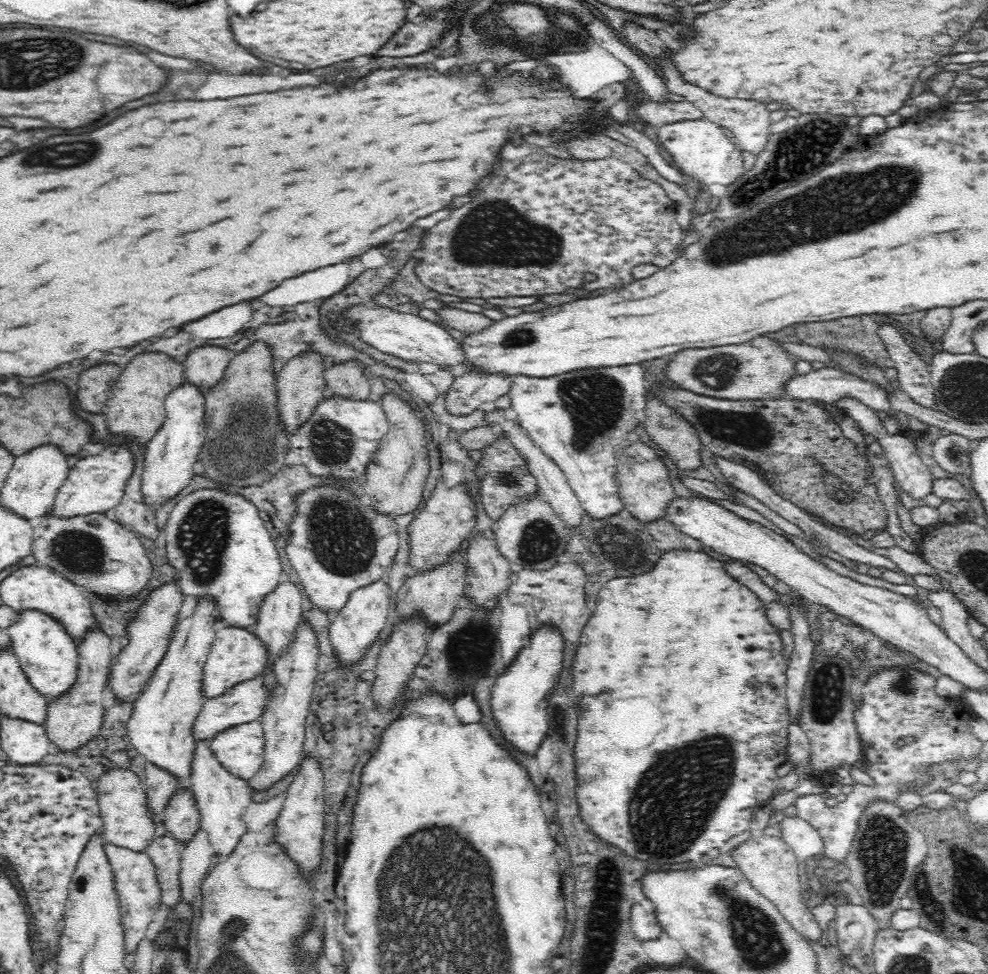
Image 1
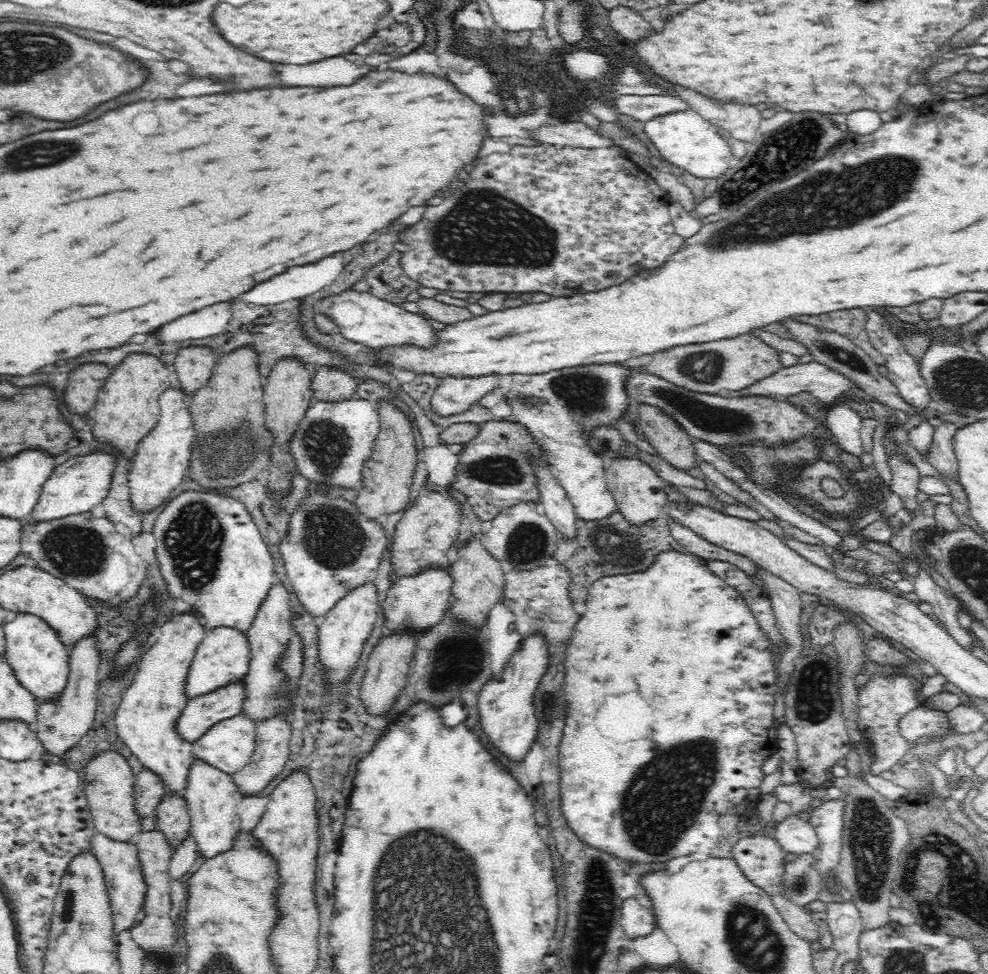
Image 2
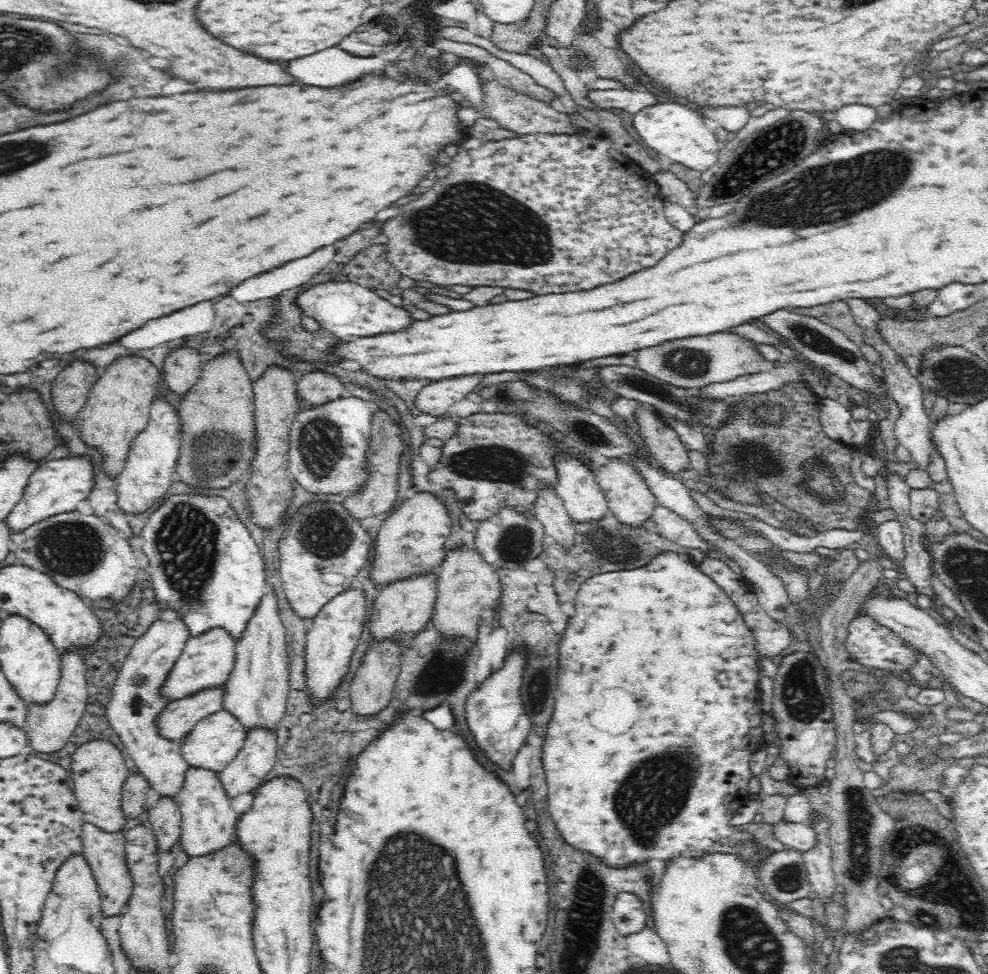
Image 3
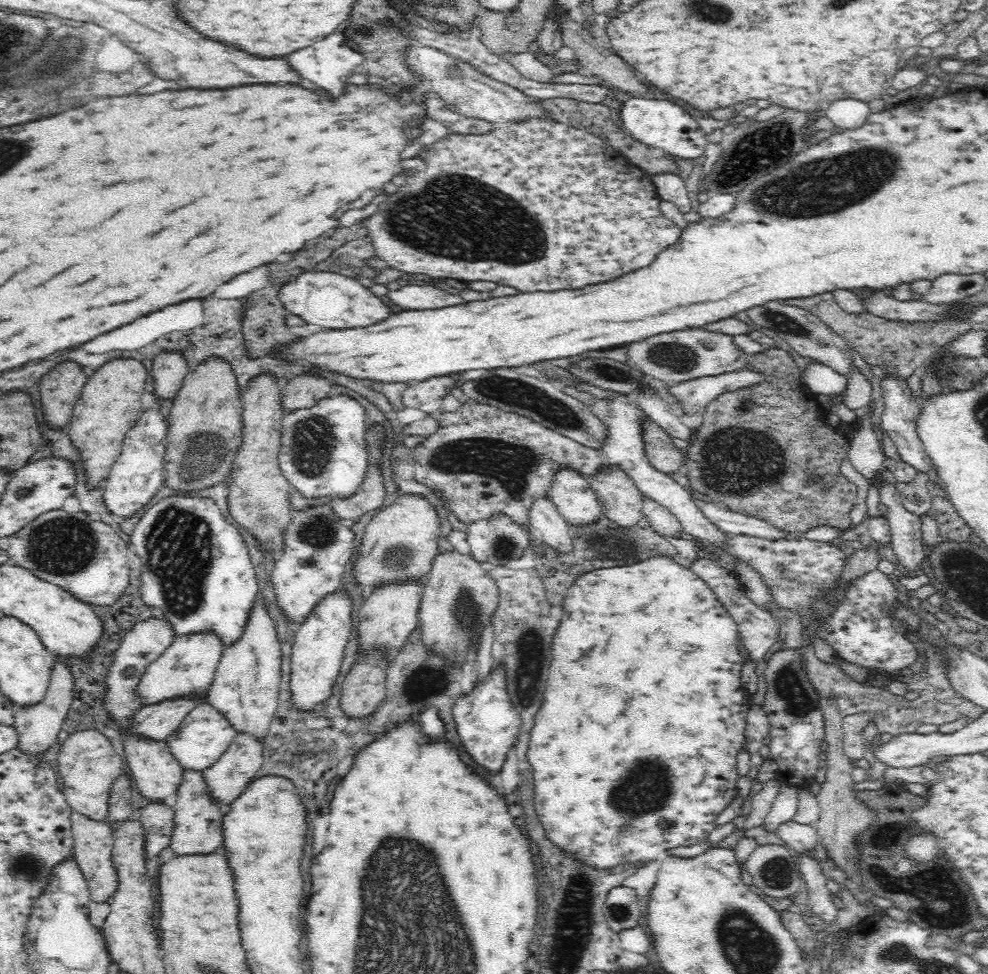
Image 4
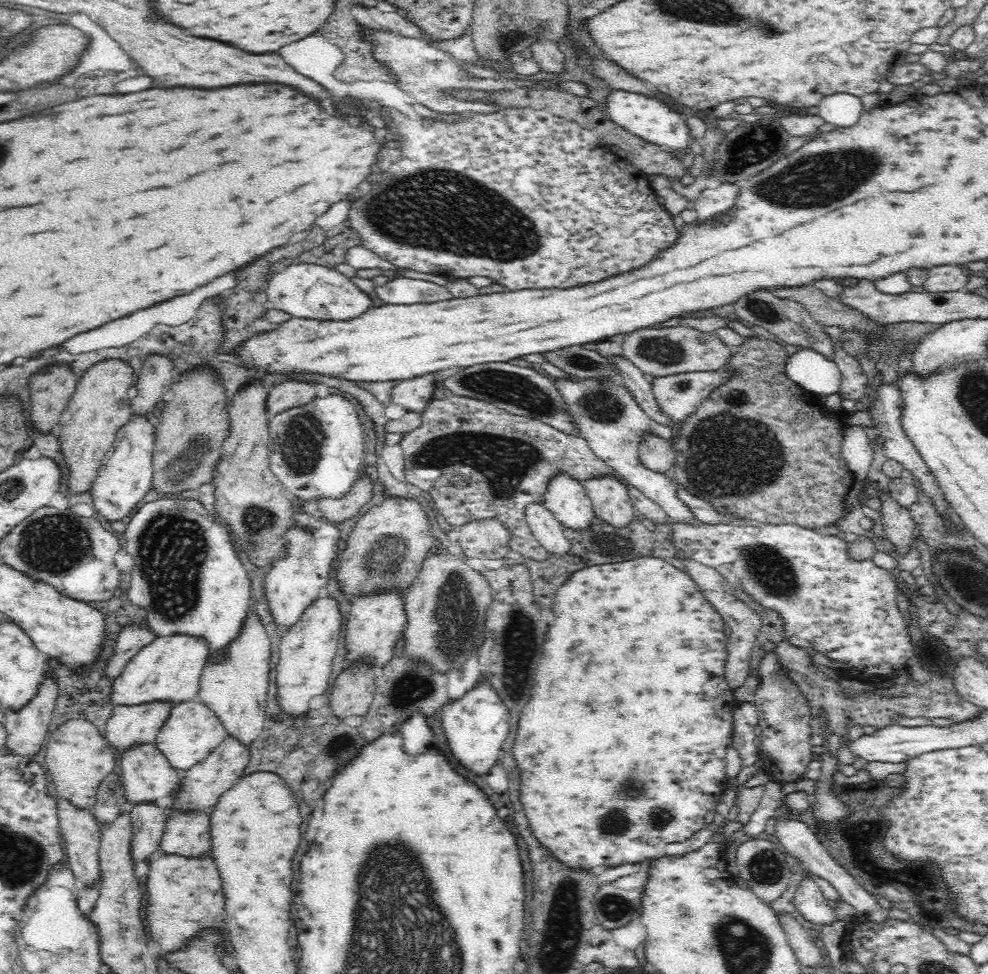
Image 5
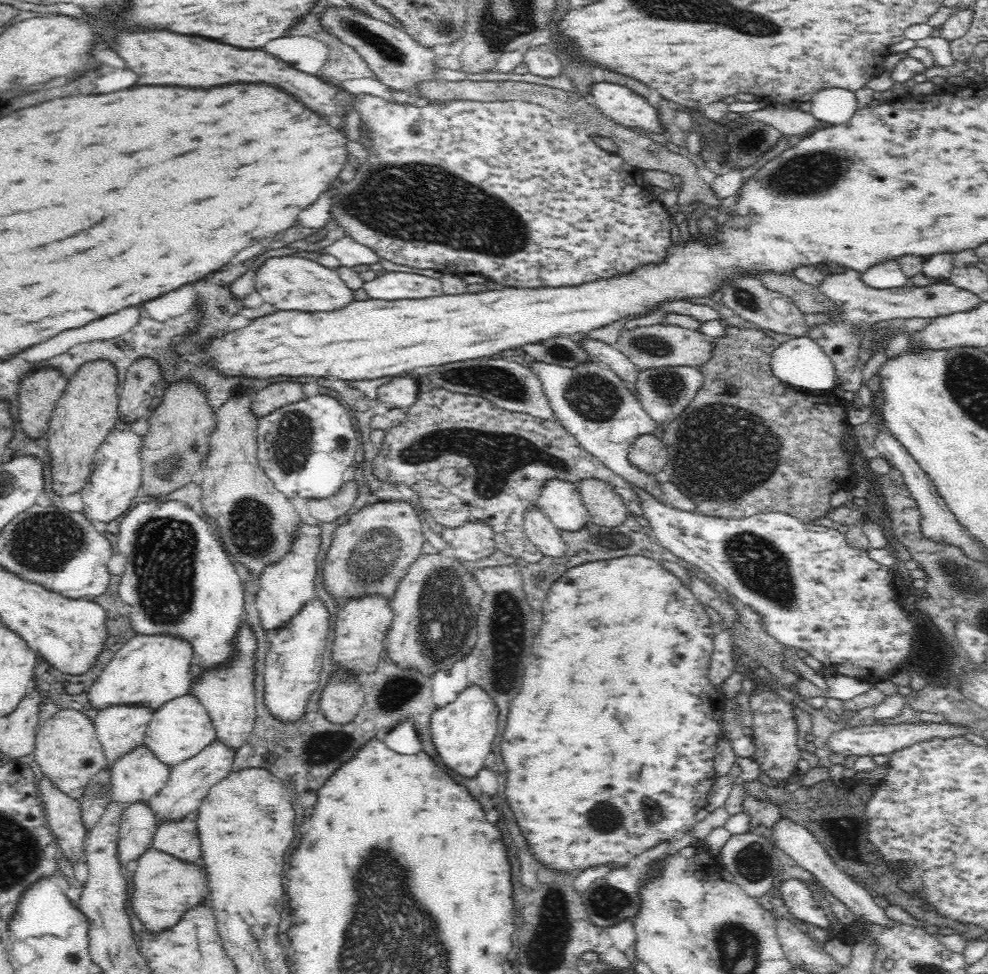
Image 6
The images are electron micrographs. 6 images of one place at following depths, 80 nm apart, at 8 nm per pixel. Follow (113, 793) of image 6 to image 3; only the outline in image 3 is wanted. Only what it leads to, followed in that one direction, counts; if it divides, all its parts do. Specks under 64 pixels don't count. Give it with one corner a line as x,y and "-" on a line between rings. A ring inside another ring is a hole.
162,619
154,620
140,636
129,640
128,652
122,659
118,674
111,684
110,700
106,704
106,716
110,727
118,734
124,744
128,756
132,758
137,773
149,790
154,790
158,796
173,797
182,788
186,771
190,768
179,754
178,745
174,740
162,738
155,733
153,718
170,700
160,698
157,688
165,677
175,656
181,651
183,642
190,638
181,620
171,622

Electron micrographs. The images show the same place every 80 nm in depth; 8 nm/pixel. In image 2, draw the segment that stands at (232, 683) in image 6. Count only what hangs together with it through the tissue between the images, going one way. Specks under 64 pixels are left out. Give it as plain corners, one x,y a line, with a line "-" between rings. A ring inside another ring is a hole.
272,584
266,598
256,611
254,620
246,634
247,670
237,681
241,685
243,697
239,703
239,712
252,722
288,716
294,706
288,689
288,675
282,669
282,660
286,657
286,649
295,636
290,620
295,615
291,610
289,591
282,584

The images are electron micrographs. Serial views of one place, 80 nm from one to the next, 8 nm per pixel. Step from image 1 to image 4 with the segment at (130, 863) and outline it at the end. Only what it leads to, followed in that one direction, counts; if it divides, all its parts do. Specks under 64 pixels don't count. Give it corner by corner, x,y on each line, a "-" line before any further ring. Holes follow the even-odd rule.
74,809
69,812
69,821
73,848
70,857
87,884
90,898
106,902
115,889
117,877
109,859
113,847
112,828
108,823
90,818

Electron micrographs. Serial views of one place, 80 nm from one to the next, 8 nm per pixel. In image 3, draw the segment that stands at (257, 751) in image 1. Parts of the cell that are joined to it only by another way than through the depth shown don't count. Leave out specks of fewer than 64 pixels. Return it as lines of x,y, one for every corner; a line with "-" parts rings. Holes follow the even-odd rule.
212,711
200,717
193,724
193,727
180,739
178,750
179,754
186,762
187,766
193,768
204,768
214,771
220,770
242,746
248,728
243,728
237,720
226,711

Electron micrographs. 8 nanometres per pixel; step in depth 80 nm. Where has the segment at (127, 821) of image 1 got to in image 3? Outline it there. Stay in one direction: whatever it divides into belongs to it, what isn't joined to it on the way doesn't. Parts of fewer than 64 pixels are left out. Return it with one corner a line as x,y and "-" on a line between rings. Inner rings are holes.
94,738
76,744
70,758
88,758
88,760
76,760
76,764
72,766
74,770
84,772
84,776
76,774
76,784
80,786
82,796
75,802
82,810
84,820
106,831
124,830
128,818
121,813
119,798
123,780
126,780
132,772
126,768
120,749
104,738

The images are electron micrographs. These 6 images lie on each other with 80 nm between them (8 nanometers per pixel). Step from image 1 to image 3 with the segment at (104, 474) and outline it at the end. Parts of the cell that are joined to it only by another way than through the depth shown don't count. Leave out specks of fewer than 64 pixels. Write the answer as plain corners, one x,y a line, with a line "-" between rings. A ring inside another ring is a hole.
59,455
52,456
51,460
46,462
38,461
37,467
27,476
20,502
14,504
12,512
8,512
8,516
2,522
6,525
8,533
14,534
23,532
28,526
54,514
76,511
78,503
88,499
95,486
95,480
94,461
87,456

